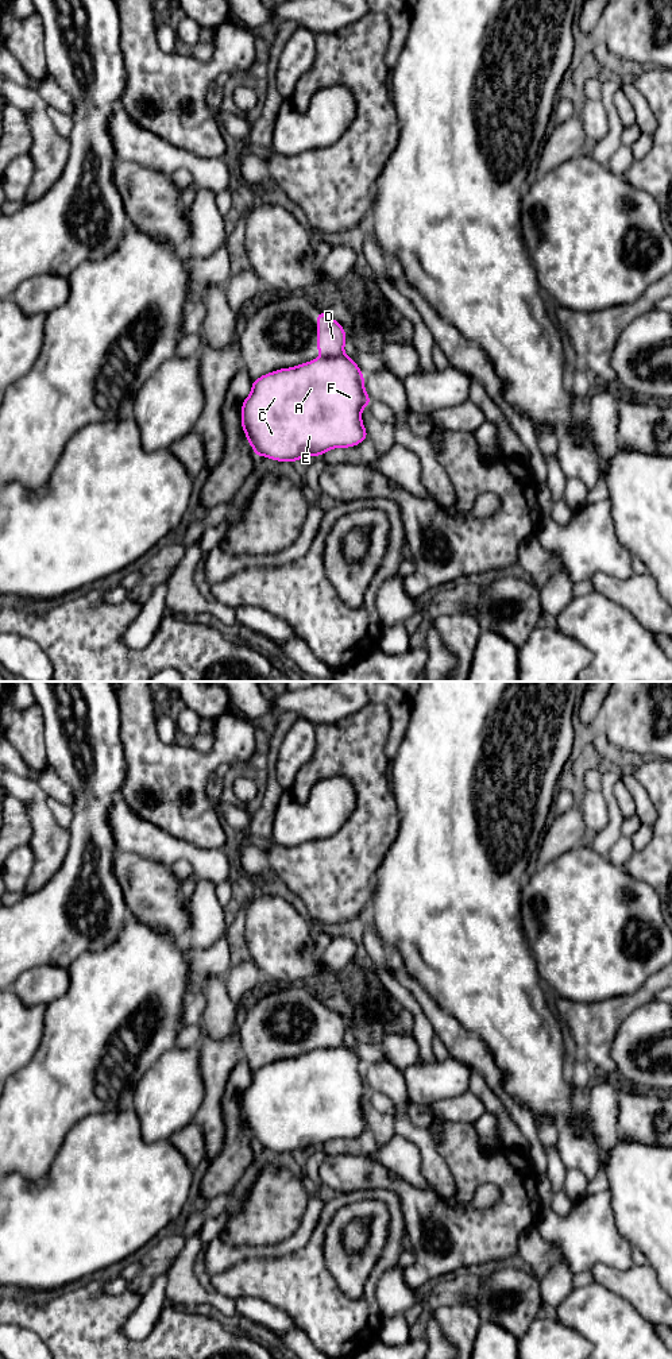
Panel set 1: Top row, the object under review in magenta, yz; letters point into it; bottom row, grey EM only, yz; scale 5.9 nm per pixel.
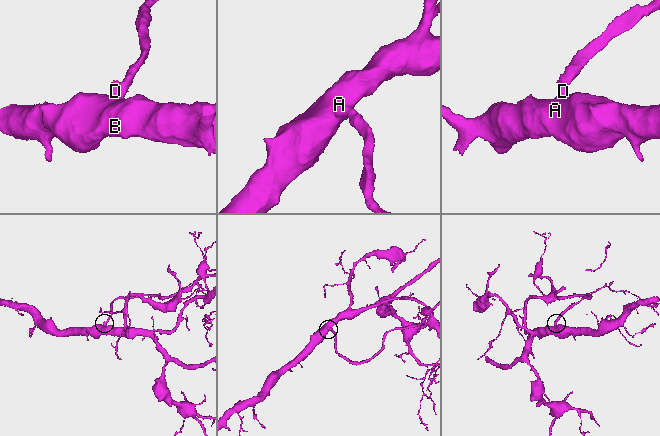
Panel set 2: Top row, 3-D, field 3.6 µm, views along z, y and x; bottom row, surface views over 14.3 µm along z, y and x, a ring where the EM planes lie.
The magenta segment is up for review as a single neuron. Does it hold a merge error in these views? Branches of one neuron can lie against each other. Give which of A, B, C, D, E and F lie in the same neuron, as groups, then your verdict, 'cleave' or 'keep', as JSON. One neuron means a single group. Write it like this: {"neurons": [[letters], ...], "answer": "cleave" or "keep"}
{"neurons": [["A", "B", "C", "E", "F"], ["D"]], "answer": "cleave"}

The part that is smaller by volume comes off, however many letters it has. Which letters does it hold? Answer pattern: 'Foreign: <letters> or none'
Foreign: D

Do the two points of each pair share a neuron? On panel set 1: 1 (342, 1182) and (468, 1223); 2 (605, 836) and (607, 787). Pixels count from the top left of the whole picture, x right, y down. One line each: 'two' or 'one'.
1: one
2: one

